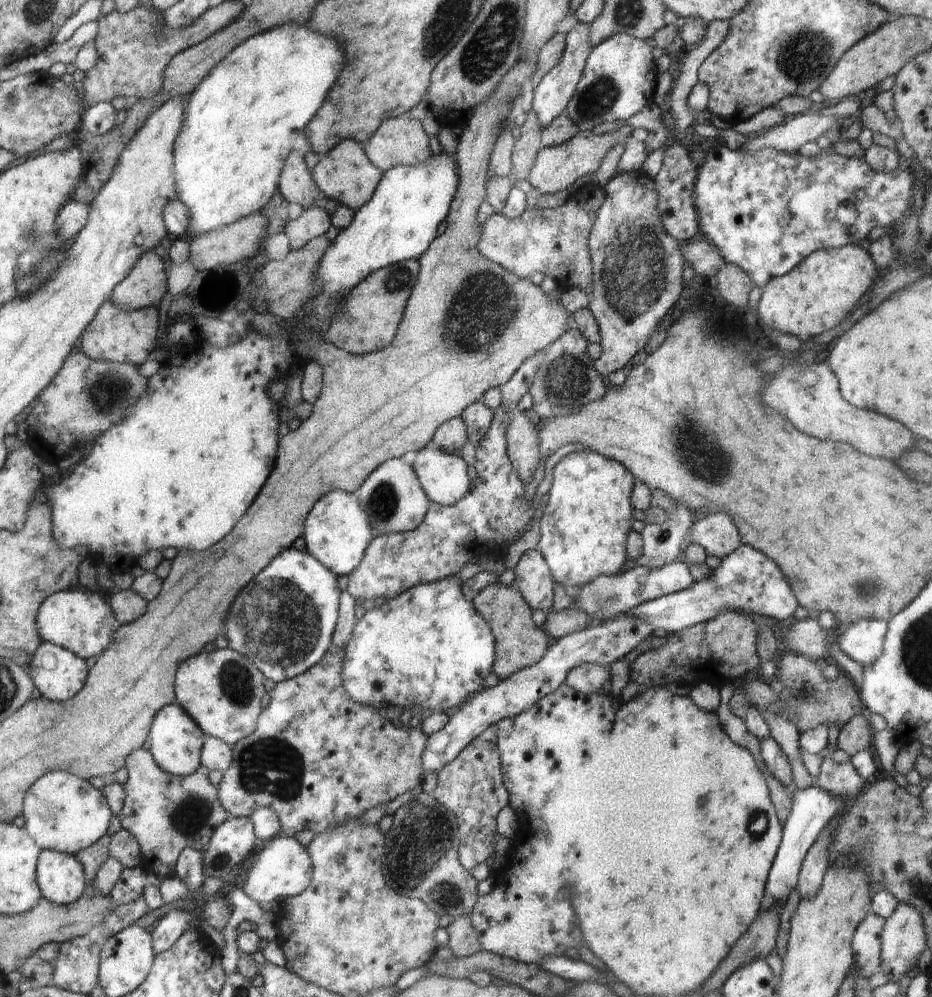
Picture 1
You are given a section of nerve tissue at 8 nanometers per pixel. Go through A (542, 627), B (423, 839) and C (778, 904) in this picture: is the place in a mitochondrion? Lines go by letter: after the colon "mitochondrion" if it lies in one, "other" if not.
A: other
B: mitochondrion
C: other

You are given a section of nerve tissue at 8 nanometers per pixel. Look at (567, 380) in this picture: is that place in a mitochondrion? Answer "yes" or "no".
yes

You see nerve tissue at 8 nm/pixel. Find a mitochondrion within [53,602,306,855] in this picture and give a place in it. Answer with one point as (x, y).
(192, 813)

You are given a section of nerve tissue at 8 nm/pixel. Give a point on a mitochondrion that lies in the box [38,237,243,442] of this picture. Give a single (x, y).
(109, 392)

